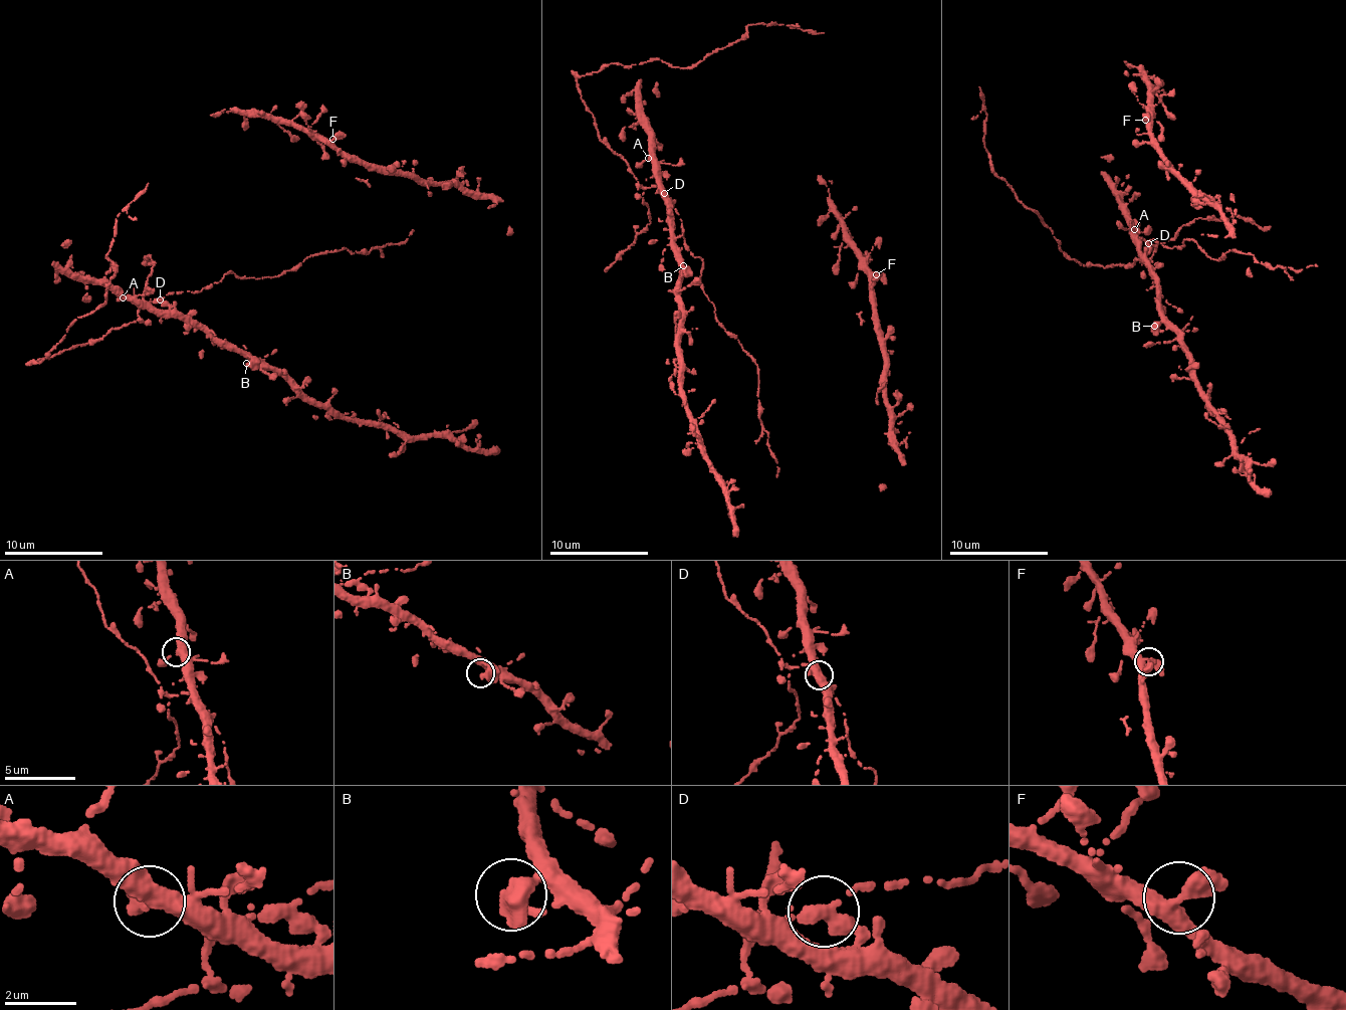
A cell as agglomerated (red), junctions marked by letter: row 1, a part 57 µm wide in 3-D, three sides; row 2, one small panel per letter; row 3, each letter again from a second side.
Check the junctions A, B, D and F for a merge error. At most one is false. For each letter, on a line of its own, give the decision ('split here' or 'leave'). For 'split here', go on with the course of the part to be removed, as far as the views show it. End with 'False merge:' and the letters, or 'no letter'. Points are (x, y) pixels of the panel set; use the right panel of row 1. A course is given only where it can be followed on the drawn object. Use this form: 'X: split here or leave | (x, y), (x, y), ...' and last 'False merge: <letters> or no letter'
A: leave
B: leave
D: leave
F: leave
False merge: no letter

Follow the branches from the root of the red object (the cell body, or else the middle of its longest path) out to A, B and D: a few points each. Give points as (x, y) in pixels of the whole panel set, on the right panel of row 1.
A: (1215, 260), (1195, 241), (1185, 240), (1170, 249), (1149, 239), (1147, 250), (1140, 252), (1134, 229)
B: (1215, 260), (1195, 241), (1185, 240), (1170, 249), (1149, 239), (1147, 254), (1161, 322), (1154, 326)
D: (1215, 260), (1201, 250), (1195, 241), (1185, 240), (1181, 246), (1170, 249), (1156, 240), (1149, 239), (1148, 242)

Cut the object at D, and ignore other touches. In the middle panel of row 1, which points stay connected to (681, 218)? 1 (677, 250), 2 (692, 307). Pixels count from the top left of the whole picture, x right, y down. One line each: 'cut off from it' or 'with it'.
1: cut off from it
2: cut off from it

